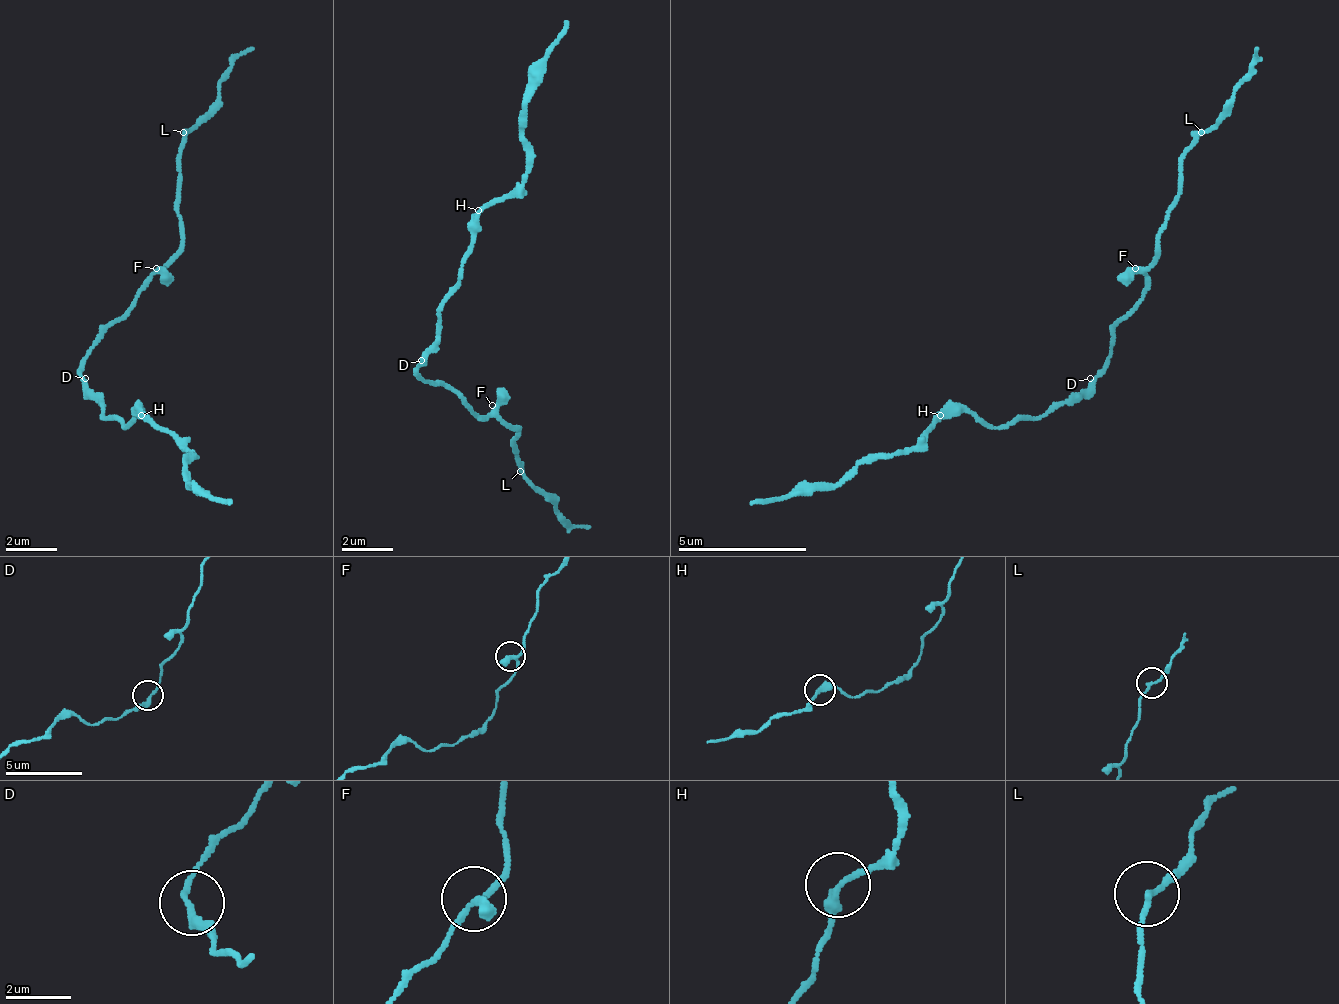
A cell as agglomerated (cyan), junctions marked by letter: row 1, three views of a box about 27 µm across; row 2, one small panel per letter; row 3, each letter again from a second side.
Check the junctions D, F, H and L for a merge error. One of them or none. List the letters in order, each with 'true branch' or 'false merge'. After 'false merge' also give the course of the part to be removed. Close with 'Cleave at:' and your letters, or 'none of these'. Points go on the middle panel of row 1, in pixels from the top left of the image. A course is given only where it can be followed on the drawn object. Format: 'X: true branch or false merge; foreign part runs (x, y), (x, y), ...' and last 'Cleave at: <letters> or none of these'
D: true branch
F: true branch
H: true branch
L: true branch
Cleave at: none of these

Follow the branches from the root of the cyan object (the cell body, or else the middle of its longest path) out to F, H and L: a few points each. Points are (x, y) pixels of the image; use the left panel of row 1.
F: (85, 378), (85, 352), (130, 307), (137, 288), (156, 268)
H: (85, 378), (85, 384), (98, 397), (104, 417), (117, 417), (124, 423), (137, 410), (143, 417)
L: (85, 378), (85, 352), (182, 243), (182, 223), (175, 217), (175, 153), (182, 133)

